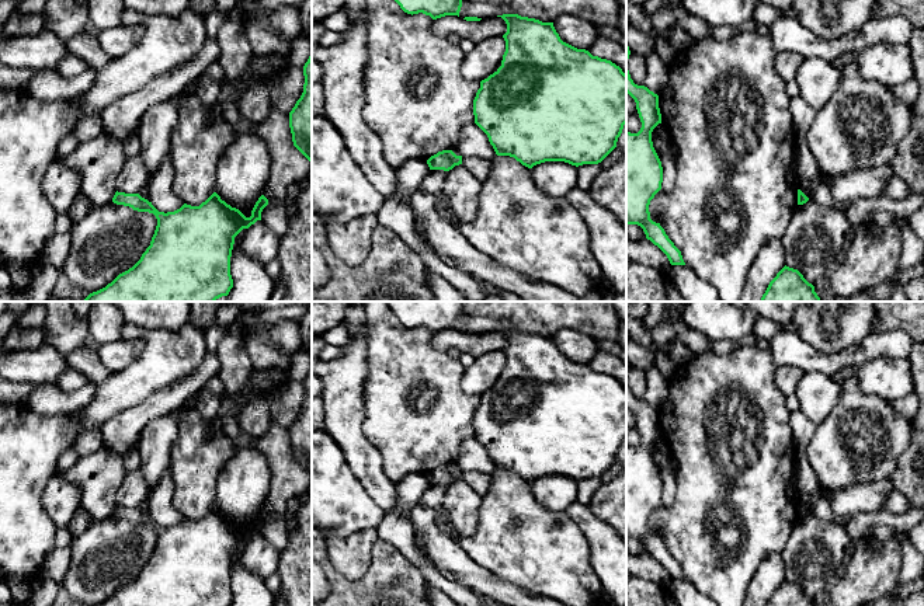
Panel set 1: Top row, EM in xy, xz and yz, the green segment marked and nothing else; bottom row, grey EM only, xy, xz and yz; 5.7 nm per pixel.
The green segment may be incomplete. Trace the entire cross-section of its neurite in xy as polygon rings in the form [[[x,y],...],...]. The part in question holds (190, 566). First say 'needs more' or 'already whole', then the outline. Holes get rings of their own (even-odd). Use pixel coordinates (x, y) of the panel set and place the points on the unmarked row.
already whole; [[[117,505],[112,516],[138,526],[153,527],[157,540],[150,560],[140,574],[97,606],[230,606],[233,602],[230,571],[235,551],[243,543],[261,534],[261,526],[268,519],[268,513],[261,509],[251,525],[251,530],[246,532],[239,523],[222,515],[216,506],[199,520],[184,518],[180,523],[167,527],[159,526],[152,516],[139,508]]]

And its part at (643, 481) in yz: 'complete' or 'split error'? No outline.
complete

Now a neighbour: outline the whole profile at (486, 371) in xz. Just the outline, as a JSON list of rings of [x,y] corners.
[[[500,349],[476,356],[466,368],[461,387],[466,394],[482,396],[497,386],[506,366],[506,355]]]

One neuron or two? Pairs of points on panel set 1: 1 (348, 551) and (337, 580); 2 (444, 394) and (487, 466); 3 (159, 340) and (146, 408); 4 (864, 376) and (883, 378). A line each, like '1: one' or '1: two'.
1: two
2: two
3: two
4: one

